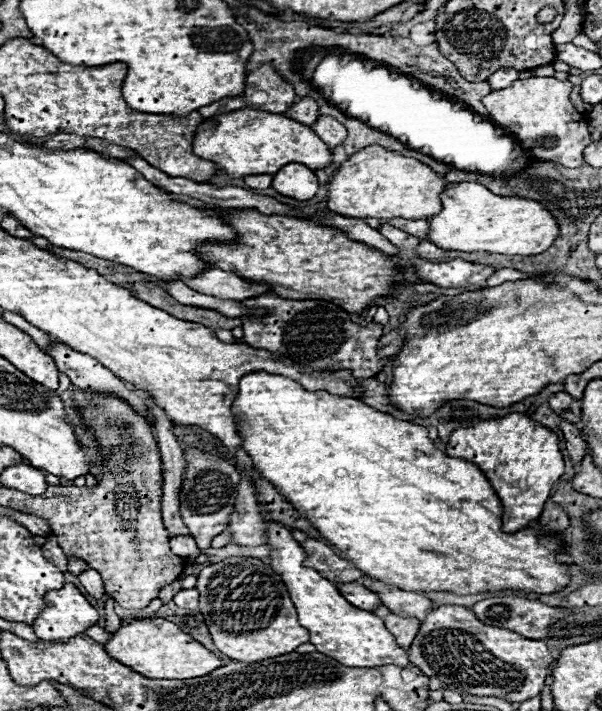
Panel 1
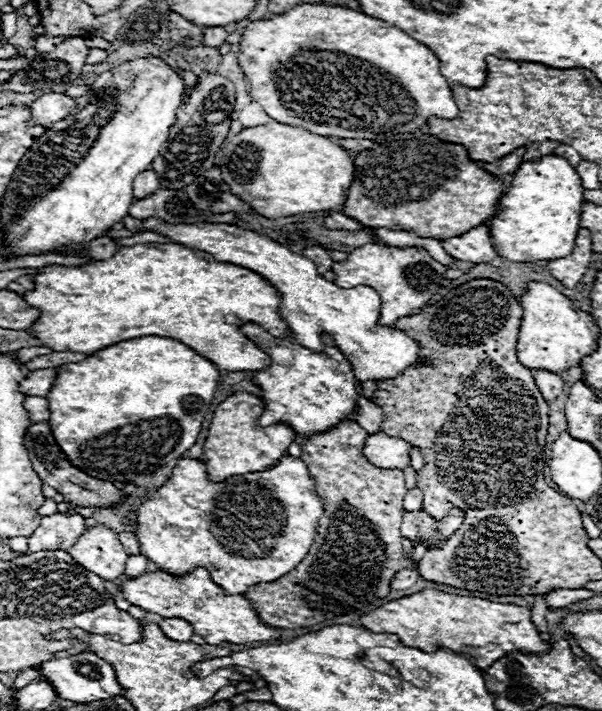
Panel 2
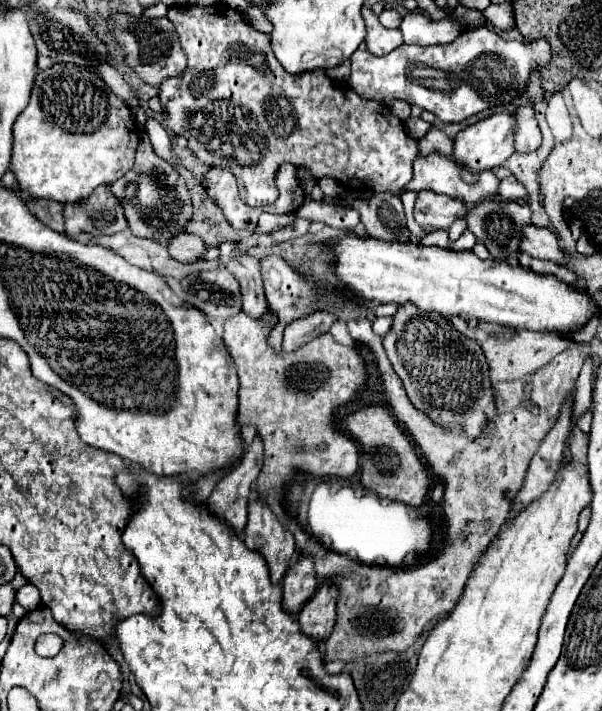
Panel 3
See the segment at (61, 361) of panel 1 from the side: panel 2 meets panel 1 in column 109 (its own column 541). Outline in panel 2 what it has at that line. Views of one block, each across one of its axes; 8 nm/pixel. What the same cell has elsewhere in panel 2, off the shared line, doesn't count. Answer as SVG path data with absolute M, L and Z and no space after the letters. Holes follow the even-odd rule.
M536 370L534 380L536 380L536 386L540 388L540 392L546 400L554 400L562 394L564 382L558 374L552 374L552 372L546 372L546 370Z

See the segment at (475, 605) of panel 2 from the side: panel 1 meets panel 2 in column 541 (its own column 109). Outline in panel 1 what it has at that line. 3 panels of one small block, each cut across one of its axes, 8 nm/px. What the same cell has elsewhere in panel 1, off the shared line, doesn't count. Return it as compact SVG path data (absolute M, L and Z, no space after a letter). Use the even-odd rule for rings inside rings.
M144 618L144 620L130 620L122 622L120 628L108 638L104 644L106 652L130 666L132 670L144 674L146 678L168 678L168 680L186 680L206 676L218 666L224 666L224 660L206 650L200 642L192 640L190 634L182 632L176 624L164 618Z

